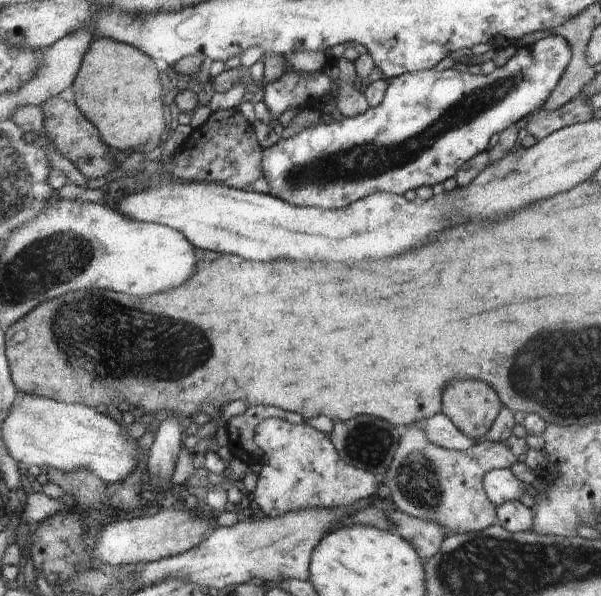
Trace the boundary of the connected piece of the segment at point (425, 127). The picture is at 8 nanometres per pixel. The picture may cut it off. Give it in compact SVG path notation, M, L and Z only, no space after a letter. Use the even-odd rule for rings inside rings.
M561 35L548 36L529 44L526 48L522 47L502 68L495 68L490 73L481 74L469 74L468 72L462 73L458 70L422 70L422 72L406 73L400 77L394 77L389 80L388 89L385 93L385 98L378 104L378 106L369 107L364 114L358 114L358 116L346 117L343 116L339 122L334 119L327 118L323 124L316 126L310 126L302 130L299 134L292 136L291 138L281 138L274 146L270 148L264 148L262 150L262 176L266 179L270 186L268 195L278 197L280 200L286 203L297 205L298 207L317 207L329 210L340 210L350 207L350 204L356 202L356 200L366 199L366 196L374 195L375 193L386 192L396 195L404 195L408 190L417 190L420 186L433 186L437 183L442 183L449 178L454 177L454 174L458 172L458 168L470 160L472 156L480 154L486 150L490 138L494 134L500 134L508 126L518 122L524 117L533 114L535 111L543 109L543 105L548 100L548 96L552 94L552 90L556 87L556 84L560 81L560 78L564 75L568 64L572 58L572 48L568 44L568 40Z

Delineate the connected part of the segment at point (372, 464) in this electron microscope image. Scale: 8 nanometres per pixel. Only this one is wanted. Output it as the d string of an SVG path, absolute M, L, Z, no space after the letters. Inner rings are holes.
M358 416L348 422L334 420L334 430L328 438L332 440L332 446L340 454L340 459L349 466L358 470L364 470L378 476L385 476L394 454L399 446L401 430L388 423L386 420L378 420L372 416Z

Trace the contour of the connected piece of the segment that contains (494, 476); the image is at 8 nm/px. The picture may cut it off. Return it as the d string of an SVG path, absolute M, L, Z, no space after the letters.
M494 469L484 478L485 492L495 506L502 506L504 502L512 502L512 500L520 500L520 496L527 491L524 487L525 484L522 485L510 469Z

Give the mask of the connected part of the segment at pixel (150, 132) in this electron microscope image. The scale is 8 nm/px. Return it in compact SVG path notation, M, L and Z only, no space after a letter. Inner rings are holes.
M95 37L86 52L77 79L72 84L74 103L96 126L101 140L115 154L148 144L148 150L160 144L166 128L162 108L160 74L150 56L133 45L106 37Z

